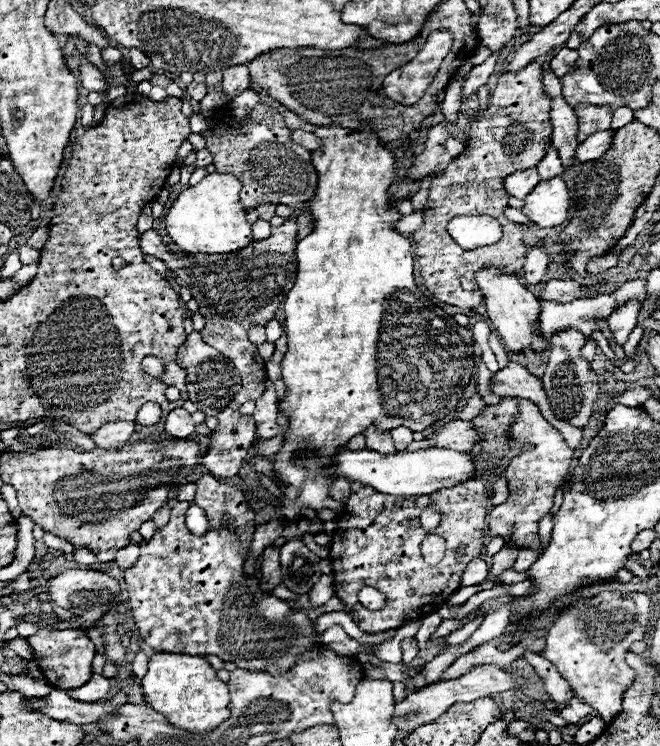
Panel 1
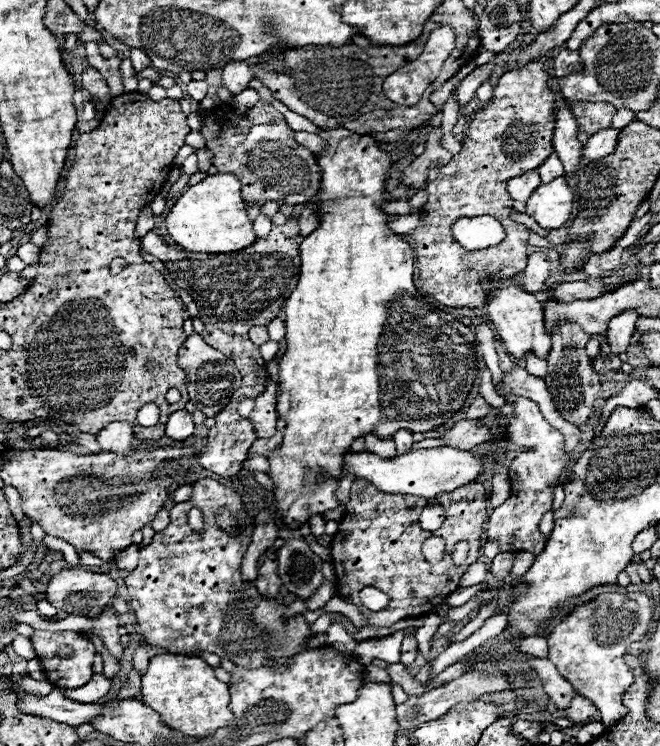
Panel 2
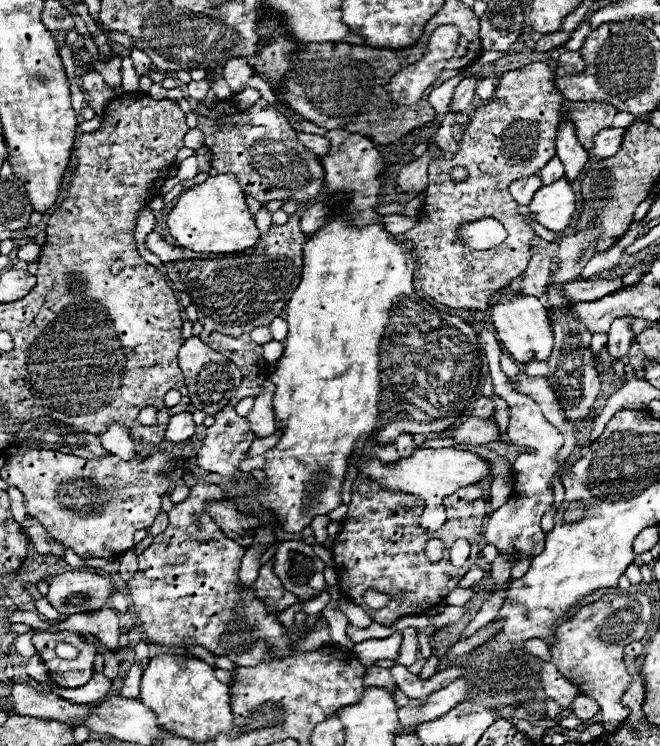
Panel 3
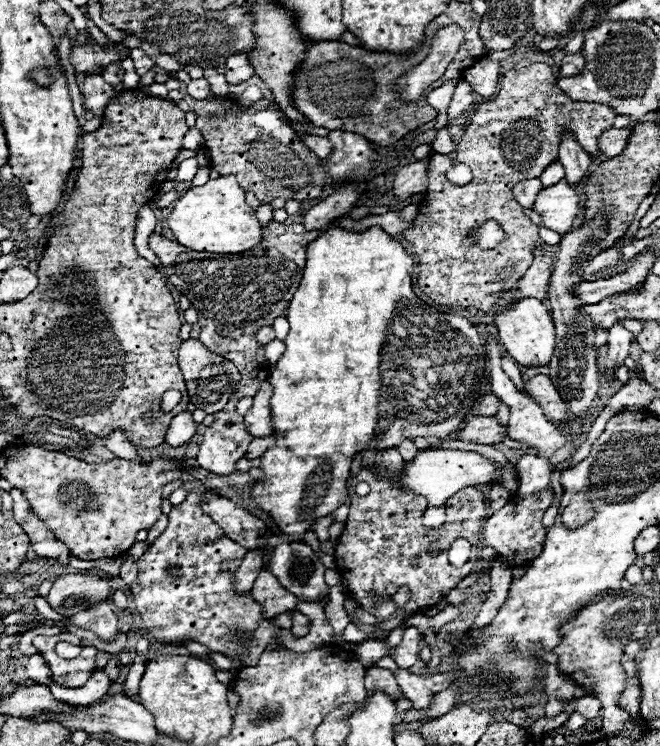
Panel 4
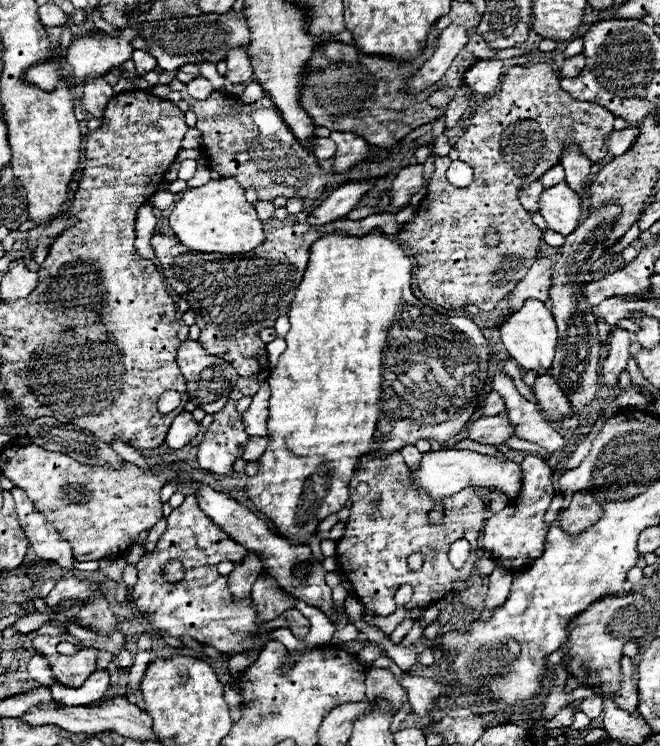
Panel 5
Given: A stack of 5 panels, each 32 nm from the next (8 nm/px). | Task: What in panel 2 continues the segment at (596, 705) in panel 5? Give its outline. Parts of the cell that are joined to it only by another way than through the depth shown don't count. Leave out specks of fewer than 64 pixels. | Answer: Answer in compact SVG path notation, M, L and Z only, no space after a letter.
M576 696L570 704L570 708L566 708L566 718L572 718L576 722L586 722L590 716L596 714L596 711L596 706L588 698Z

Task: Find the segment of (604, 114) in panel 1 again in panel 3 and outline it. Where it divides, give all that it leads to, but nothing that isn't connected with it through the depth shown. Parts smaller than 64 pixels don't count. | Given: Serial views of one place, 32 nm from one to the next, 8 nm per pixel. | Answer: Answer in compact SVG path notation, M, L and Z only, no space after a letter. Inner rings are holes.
M534 62L524 68L507 71L498 80L498 88L496 88L494 96L488 100L488 104L482 104L470 118L466 132L458 144L456 156L452 160L434 158L430 162L430 170L428 170L430 184L426 188L426 200L418 214L418 224L412 230L404 232L400 238L404 240L404 244L408 244L412 248L412 252L416 256L420 290L426 292L430 298L434 298L436 302L450 306L450 308L490 310L492 302L498 296L498 290L508 288L520 274L526 272L528 262L532 258L532 250L534 250L532 240L536 238L534 228L528 226L524 216L518 212L518 204L510 194L510 184L520 178L538 176L540 170L548 164L548 160L556 156L556 136L558 136L562 118L568 118L574 124L576 138L586 150L592 148L594 136L600 130L606 130L612 126L616 110L610 104L572 102L562 96L562 92L554 86L554 80L556 80L556 76L554 76L552 68L544 62ZM454 166L464 166L470 172L470 176L464 184L454 184L448 178L448 172ZM482 218L496 218L508 232L508 238L492 250L468 248L468 246L464 246L464 242L458 236L458 228L462 224L482 220Z

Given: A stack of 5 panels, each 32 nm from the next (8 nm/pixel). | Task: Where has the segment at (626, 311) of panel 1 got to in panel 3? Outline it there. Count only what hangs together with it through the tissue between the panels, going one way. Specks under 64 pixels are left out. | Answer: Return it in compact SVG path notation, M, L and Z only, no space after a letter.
M616 318L610 326L610 332L608 332L608 358L610 358L610 364L616 362L616 360L622 360L626 354L628 354L628 348L632 344L632 338L634 334L630 332L628 328L628 322L632 322L634 318Z

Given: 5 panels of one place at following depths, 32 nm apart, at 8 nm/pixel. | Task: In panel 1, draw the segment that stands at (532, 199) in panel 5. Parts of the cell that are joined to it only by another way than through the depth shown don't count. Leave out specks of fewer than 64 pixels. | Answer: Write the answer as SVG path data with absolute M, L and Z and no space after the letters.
M536 168L516 172L506 178L506 192L518 200L524 200L528 196L528 192L532 192L532 188L536 188L538 182L540 182L540 176L538 176Z

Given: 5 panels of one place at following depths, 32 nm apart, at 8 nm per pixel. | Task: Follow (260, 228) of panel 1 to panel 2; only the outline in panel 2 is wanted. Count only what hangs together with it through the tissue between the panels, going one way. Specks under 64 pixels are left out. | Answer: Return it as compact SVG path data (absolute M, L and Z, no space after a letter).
M258 214L258 218L254 220L254 230L256 230L256 234L262 238L262 236L266 236L266 234L270 232L270 228L272 228L270 218L268 218L266 214Z

